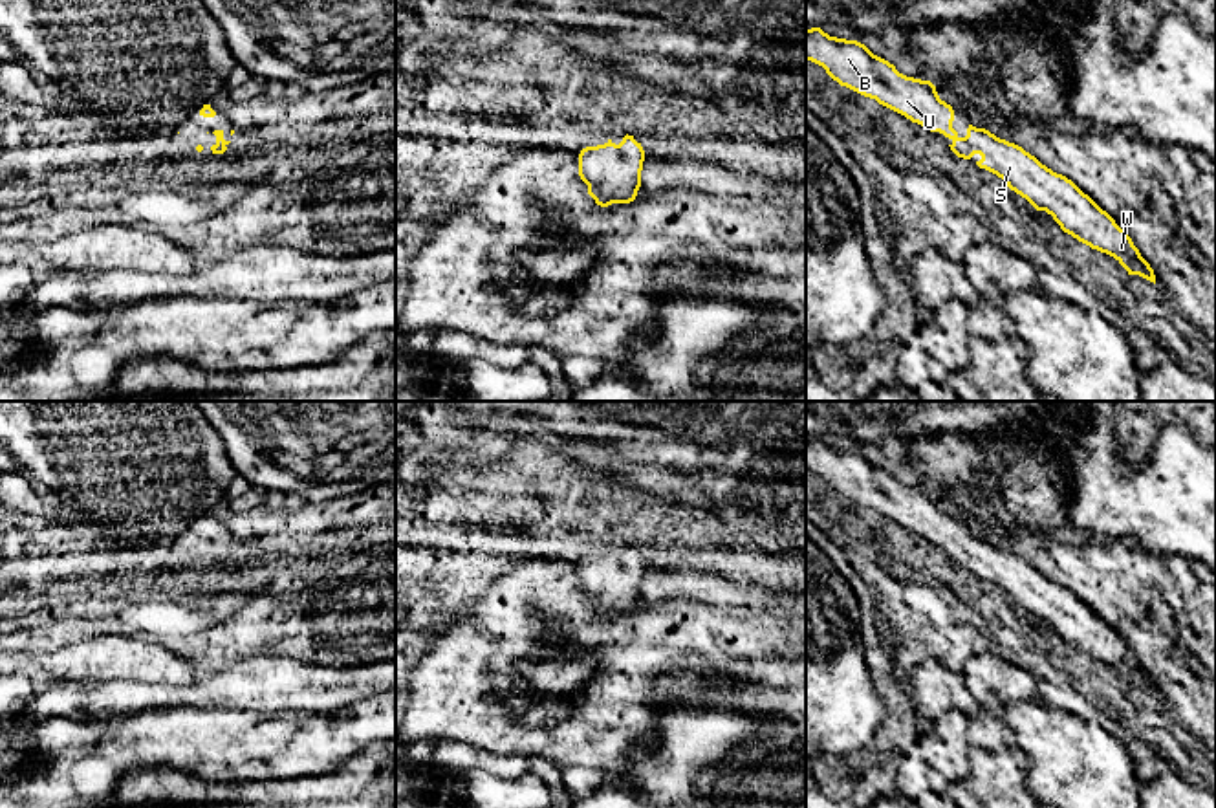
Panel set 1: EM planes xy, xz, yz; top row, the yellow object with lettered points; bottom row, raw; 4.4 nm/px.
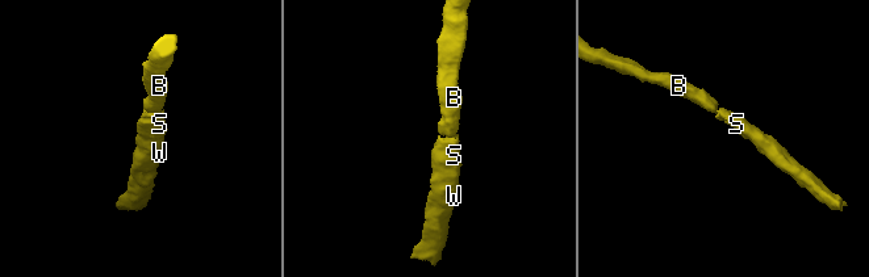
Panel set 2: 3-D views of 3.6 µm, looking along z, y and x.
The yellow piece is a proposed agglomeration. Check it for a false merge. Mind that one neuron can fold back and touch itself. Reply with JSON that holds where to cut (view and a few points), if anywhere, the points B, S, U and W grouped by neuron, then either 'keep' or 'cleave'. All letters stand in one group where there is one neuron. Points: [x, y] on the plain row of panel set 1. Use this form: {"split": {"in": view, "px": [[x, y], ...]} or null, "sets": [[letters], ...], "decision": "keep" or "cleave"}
{"split": null, "sets": [["B", "S", "U", "W"]], "decision": "keep"}

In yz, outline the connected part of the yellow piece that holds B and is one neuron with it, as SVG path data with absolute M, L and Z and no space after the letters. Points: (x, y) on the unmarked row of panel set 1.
M820 438L806 440L806 471L822 476L841 497L875 509L930 542L943 544L952 551L949 557L958 568L971 570L980 564L982 570L976 572L980 579L1002 588L1037 621L1051 625L1064 643L1113 667L1128 685L1156 694L1154 680L1132 649L1071 590L985 539L969 535L967 546L960 548L952 539L952 517L939 509L930 491L907 487L864 454L830 447Z

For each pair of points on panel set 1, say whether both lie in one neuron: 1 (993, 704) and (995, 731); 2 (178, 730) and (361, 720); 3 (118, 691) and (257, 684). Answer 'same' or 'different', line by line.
1: same
2: same
3: same

